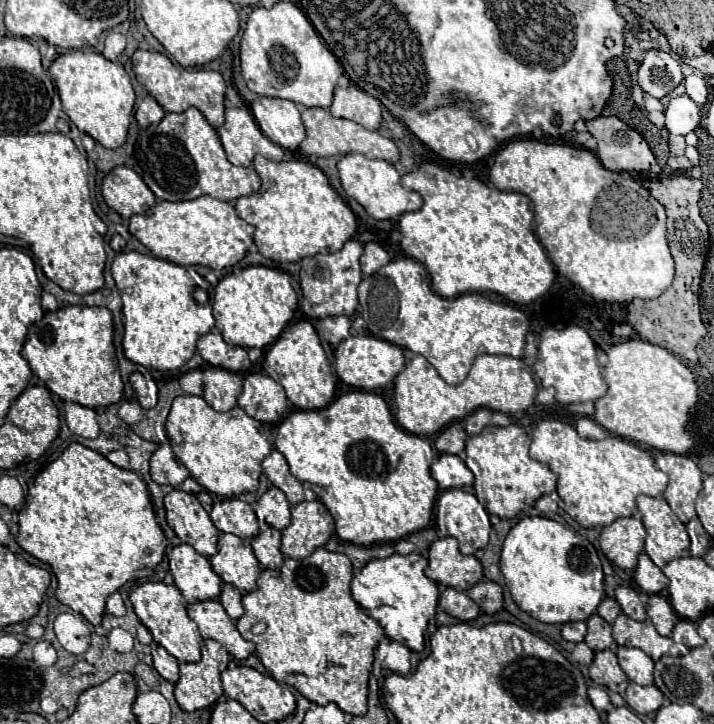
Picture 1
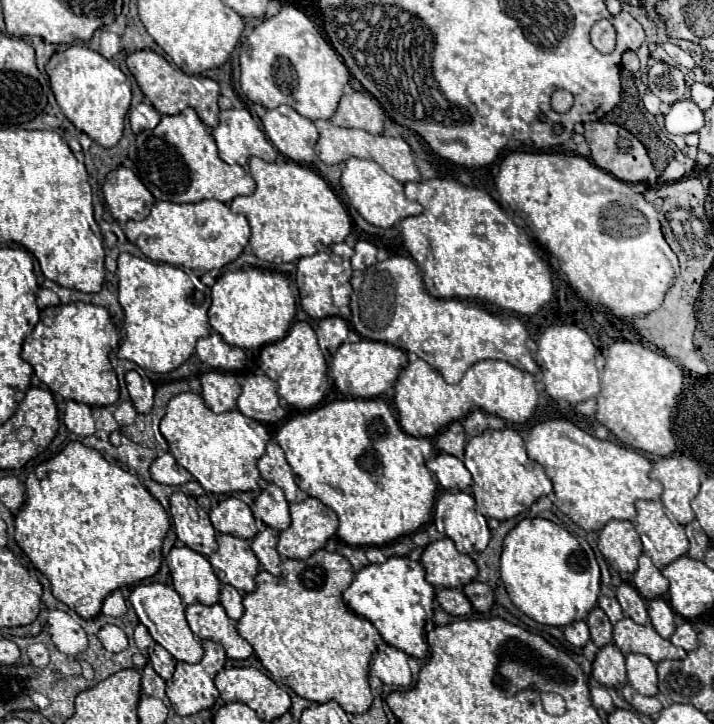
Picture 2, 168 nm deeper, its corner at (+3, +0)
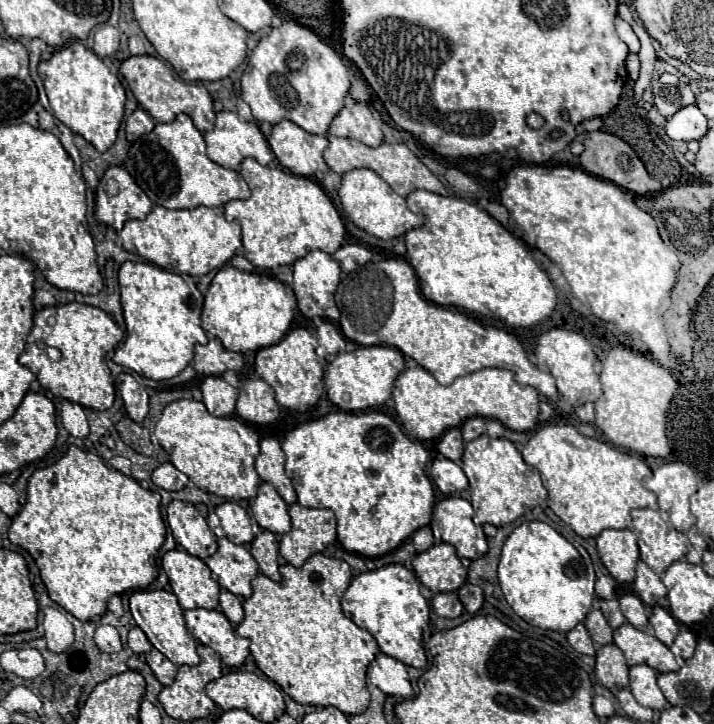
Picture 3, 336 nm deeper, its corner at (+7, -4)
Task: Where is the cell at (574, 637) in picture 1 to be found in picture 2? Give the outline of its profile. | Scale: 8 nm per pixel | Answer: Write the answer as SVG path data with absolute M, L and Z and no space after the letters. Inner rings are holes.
M583 620L565 626L563 632L565 632L565 638L567 638L573 646L581 646L581 648L583 648L583 646L591 640L591 638L589 638L589 628L587 628L587 624L585 624Z

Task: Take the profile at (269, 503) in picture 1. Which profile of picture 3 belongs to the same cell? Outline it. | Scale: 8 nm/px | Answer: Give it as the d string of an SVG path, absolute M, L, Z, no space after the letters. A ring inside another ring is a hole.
M263 482L259 486L259 492L257 492L255 500L251 502L251 516L255 518L255 522L261 528L265 528L273 534L285 534L291 528L287 504L277 494L277 490L267 482Z

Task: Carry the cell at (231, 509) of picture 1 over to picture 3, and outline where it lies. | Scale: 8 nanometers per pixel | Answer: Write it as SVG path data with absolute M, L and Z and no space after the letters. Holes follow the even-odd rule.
M223 502L215 506L207 524L217 538L229 538L233 544L249 544L253 540L249 514L237 502Z

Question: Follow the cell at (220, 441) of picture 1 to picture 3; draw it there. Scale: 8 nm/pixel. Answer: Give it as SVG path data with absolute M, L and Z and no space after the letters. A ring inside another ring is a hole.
M177 400L165 406L155 426L155 436L169 454L171 464L187 474L197 488L225 500L249 500L257 494L259 476L255 472L255 458L261 438L251 424L239 418L211 416L199 400Z

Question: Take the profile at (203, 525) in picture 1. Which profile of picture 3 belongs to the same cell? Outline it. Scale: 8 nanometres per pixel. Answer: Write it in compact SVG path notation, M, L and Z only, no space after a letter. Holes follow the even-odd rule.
M173 500L167 508L167 522L175 542L191 556L197 556L205 562L217 550L217 536L211 532L205 518L193 504Z

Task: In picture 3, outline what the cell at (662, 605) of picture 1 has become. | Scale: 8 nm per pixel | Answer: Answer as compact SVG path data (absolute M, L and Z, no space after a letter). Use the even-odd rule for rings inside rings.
M655 606L651 610L651 616L649 616L649 624L653 626L655 630L655 636L665 644L665 646L671 646L677 632L679 632L679 624L677 620L661 606Z

